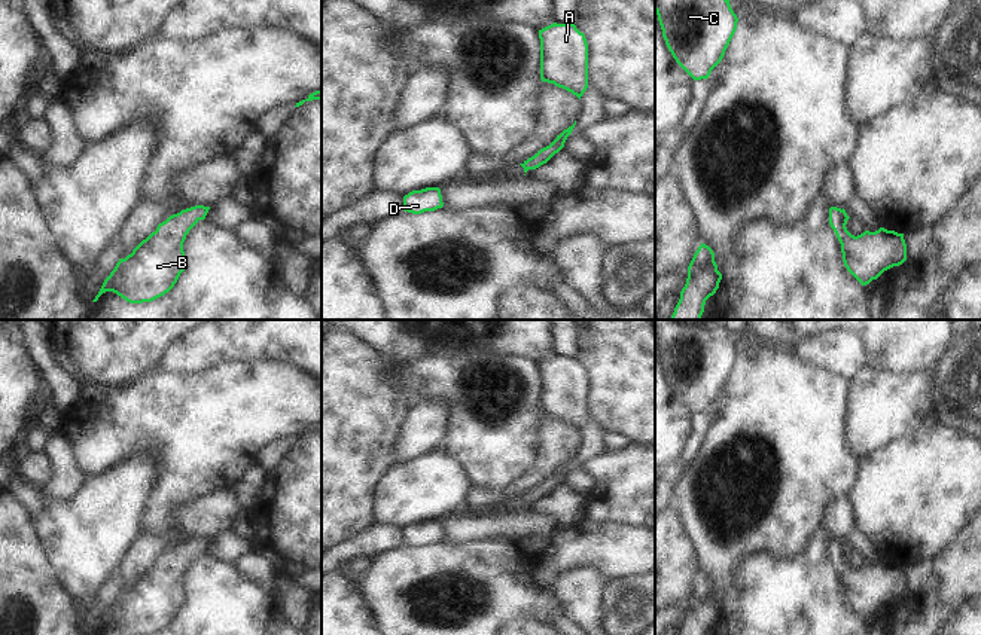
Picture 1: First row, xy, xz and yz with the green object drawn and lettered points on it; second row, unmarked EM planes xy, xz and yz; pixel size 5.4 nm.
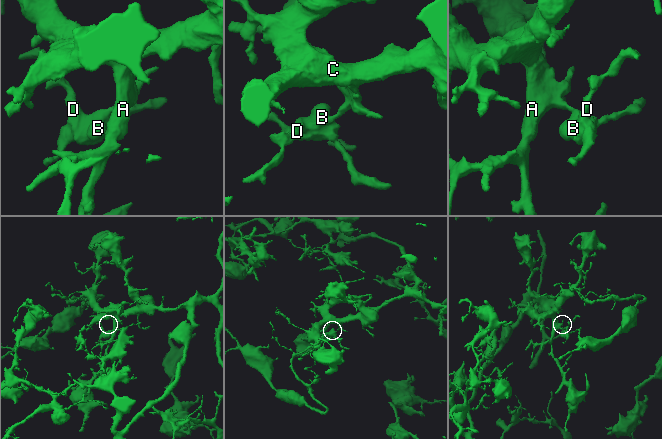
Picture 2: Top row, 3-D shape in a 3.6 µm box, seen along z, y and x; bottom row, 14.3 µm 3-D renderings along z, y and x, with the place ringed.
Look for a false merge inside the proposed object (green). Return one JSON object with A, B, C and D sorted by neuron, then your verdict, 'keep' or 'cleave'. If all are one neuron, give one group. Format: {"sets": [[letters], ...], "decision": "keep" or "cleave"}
{"sets": [["A", "B", "C", "D"]], "decision": "keep"}

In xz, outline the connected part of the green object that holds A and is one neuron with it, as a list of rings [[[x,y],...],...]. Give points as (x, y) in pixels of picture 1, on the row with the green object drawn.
[[[551,24],[539,30],[540,79],[579,100],[588,88],[588,43],[575,24]]]

